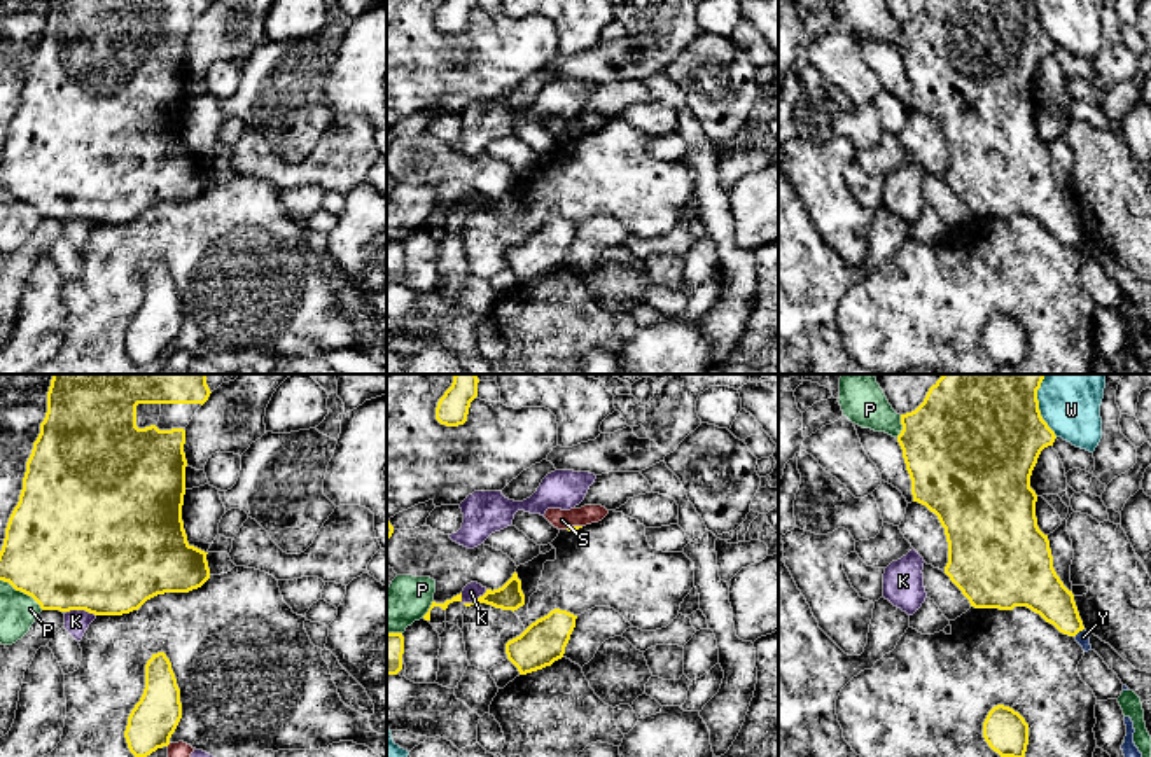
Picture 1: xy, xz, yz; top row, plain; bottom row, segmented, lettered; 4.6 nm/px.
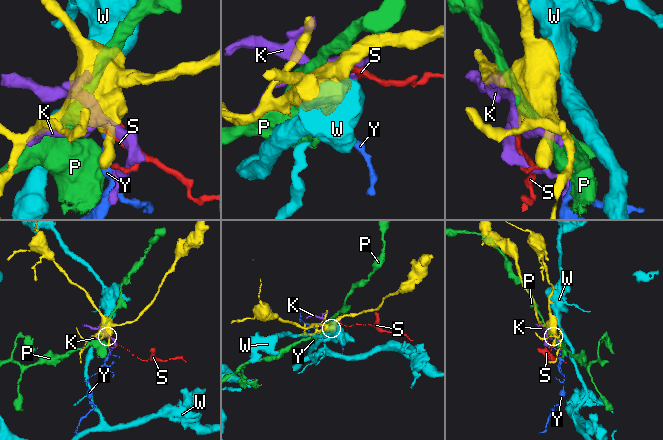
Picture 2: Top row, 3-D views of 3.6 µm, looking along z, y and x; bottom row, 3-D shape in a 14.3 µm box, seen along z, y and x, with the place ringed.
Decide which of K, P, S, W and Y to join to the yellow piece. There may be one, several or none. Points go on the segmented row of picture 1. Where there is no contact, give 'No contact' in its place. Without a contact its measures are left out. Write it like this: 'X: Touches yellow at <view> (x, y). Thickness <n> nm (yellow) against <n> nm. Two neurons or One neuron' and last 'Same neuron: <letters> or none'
K: Touches yellow at xz (474, 600). Thickness 120 nm (yellow) against 80 nm. Two neurons
P: Touches yellow at yz (903, 427). Thickness 480 nm (yellow) against 200 nm. Two neurons
S: Touches yellow at xz (572, 527). Thickness 20 nm (yellow) against 90 nm. Two neurons
W: Touches yellow at yz (1038, 406). Thickness 500 nm (yellow) against 280 nm. Two neurons
Y: Touches yellow at yz (1078, 631). Thickness 200 nm (yellow) against 60 nm. Two neurons
Same neuron: none

